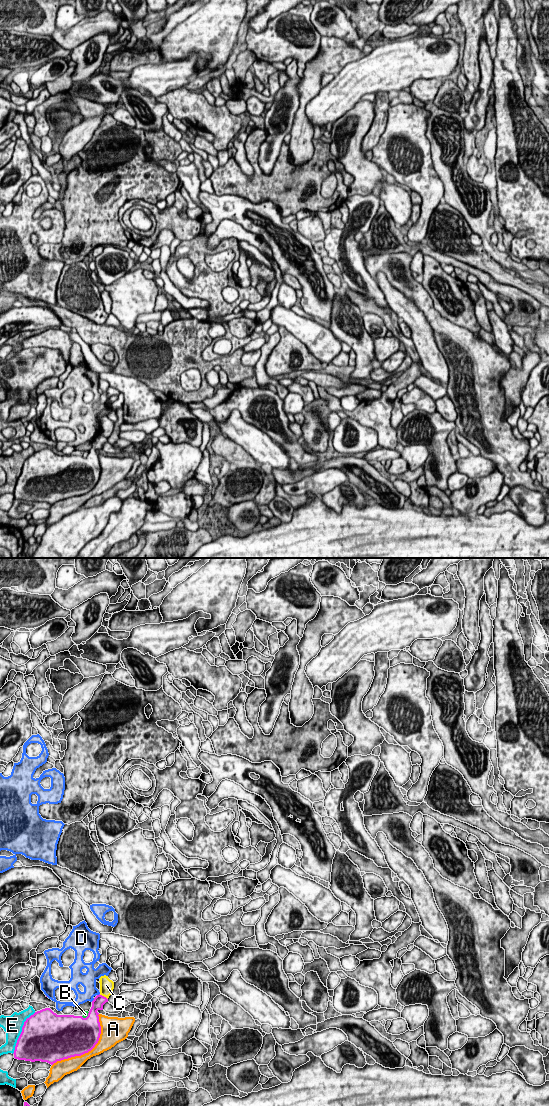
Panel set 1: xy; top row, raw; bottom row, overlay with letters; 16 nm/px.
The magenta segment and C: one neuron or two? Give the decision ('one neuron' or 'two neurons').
two neurons

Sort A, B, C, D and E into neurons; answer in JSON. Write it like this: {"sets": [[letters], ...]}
{"sets": [["A"], ["B"], ["C"], ["D"], ["E"]]}

